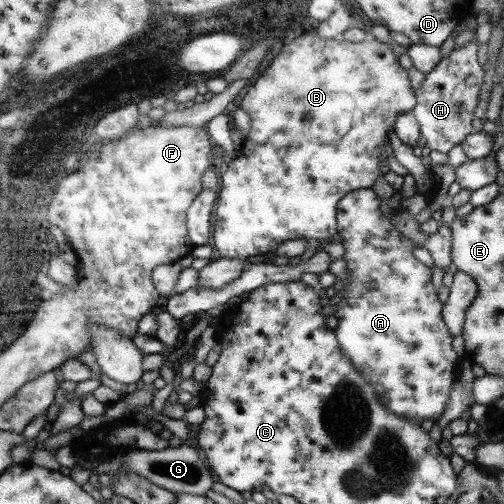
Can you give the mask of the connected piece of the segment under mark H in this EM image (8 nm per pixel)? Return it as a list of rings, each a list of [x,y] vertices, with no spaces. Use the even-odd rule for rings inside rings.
[[[474,37],[474,40],[459,50],[454,48],[447,57],[439,59],[435,68],[424,75],[421,86],[414,93],[416,103],[411,112],[418,122],[420,136],[431,151],[447,154],[452,146],[474,133],[471,120],[474,118],[473,110],[483,82],[483,70],[475,55],[478,46]]]

